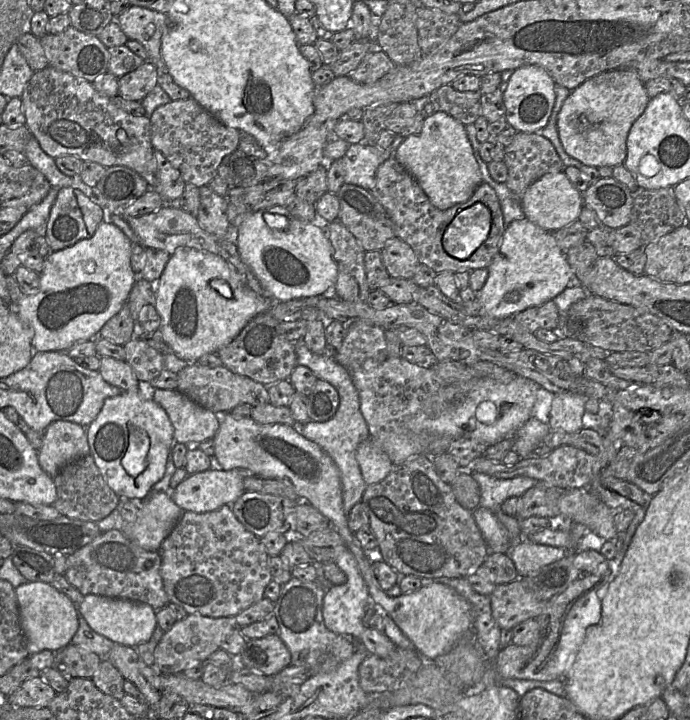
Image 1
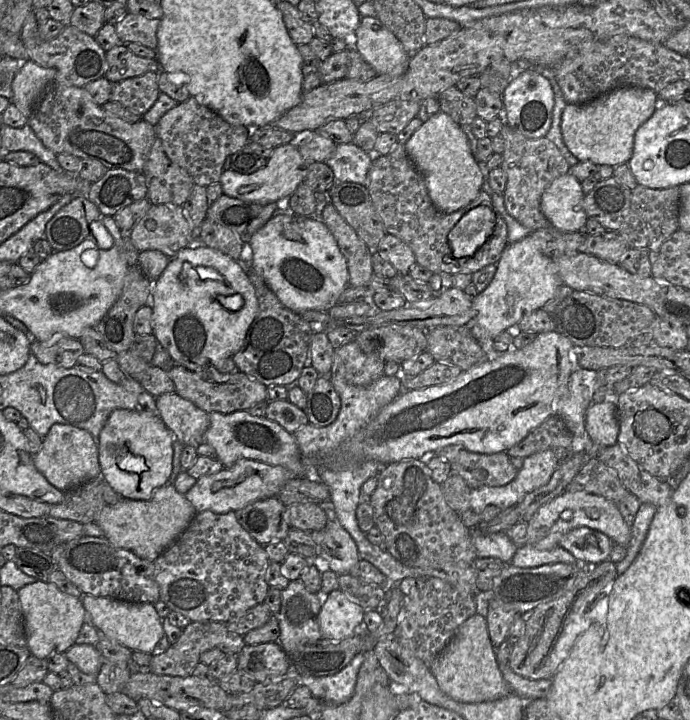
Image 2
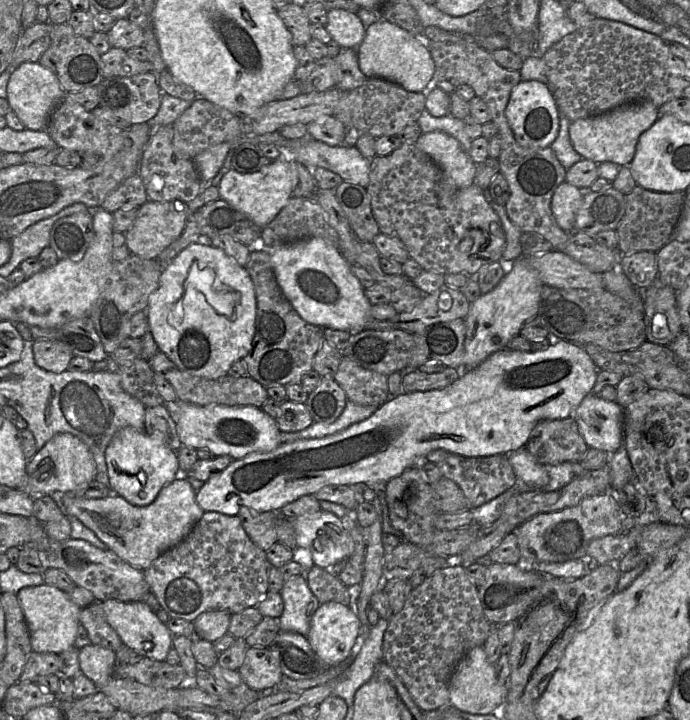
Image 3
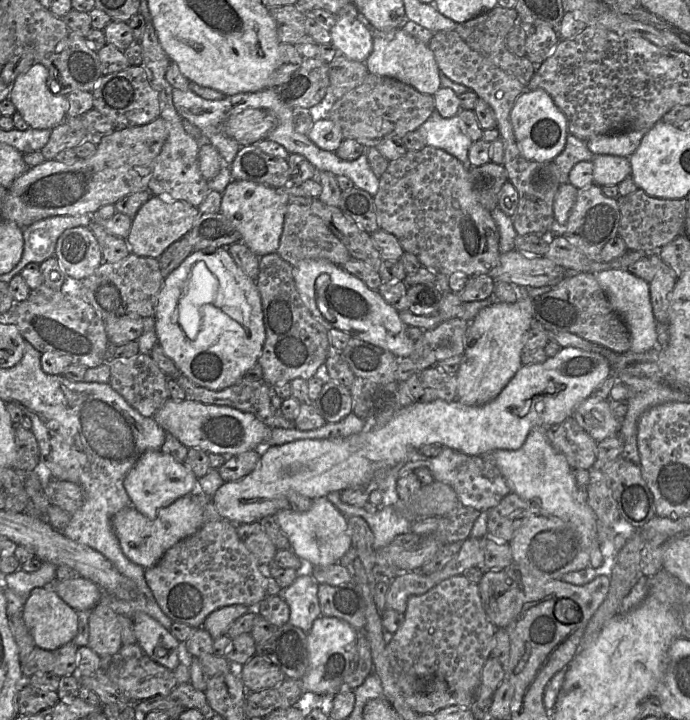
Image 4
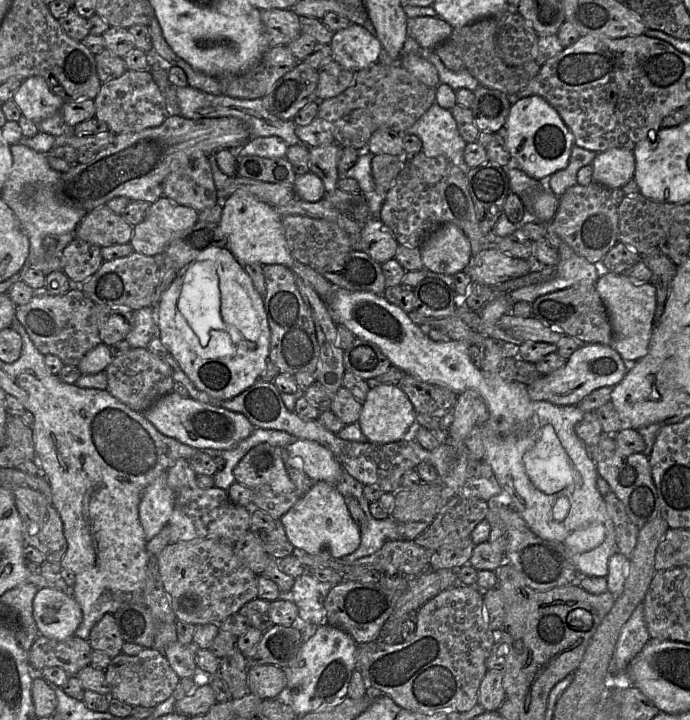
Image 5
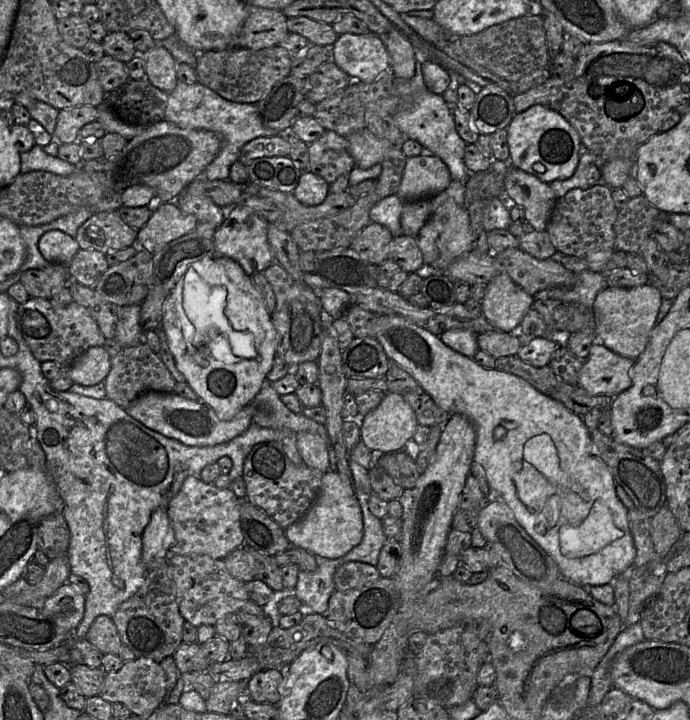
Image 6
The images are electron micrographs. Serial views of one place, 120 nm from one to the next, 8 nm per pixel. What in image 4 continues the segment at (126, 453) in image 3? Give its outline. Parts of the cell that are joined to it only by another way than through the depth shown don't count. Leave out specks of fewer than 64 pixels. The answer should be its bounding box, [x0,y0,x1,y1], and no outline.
[124,451,204,520]

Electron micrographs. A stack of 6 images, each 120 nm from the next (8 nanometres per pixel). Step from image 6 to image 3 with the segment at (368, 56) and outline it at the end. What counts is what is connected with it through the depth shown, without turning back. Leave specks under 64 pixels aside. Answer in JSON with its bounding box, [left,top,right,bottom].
[324,9,366,49]

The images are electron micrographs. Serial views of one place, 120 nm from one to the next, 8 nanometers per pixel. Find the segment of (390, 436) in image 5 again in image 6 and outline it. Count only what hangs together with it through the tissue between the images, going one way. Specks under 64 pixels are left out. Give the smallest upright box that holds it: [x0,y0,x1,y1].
[359,392,418,452]

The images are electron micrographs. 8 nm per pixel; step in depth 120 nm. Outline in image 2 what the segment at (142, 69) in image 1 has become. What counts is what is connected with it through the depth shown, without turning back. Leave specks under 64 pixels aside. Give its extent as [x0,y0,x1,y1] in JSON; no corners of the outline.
[110,72,160,114]

